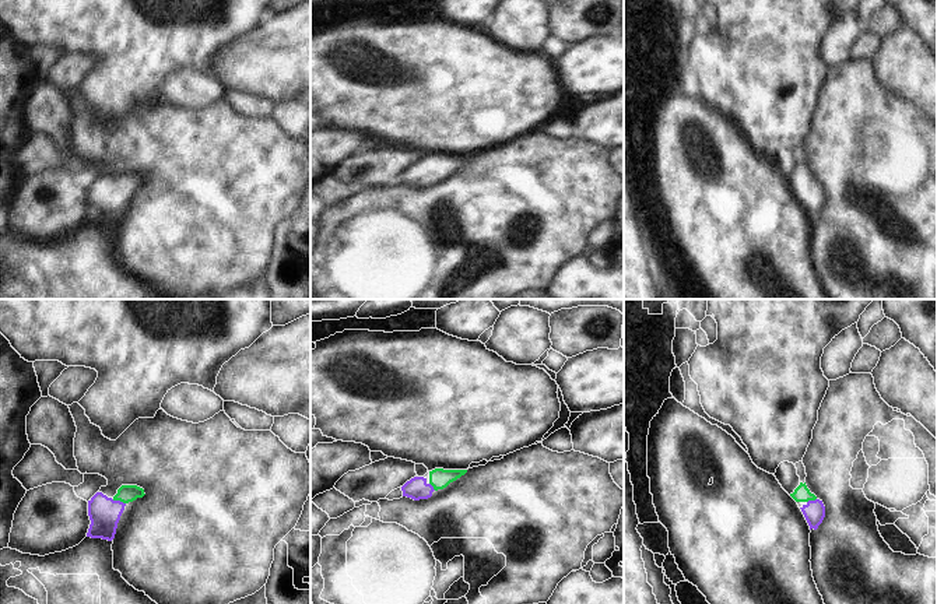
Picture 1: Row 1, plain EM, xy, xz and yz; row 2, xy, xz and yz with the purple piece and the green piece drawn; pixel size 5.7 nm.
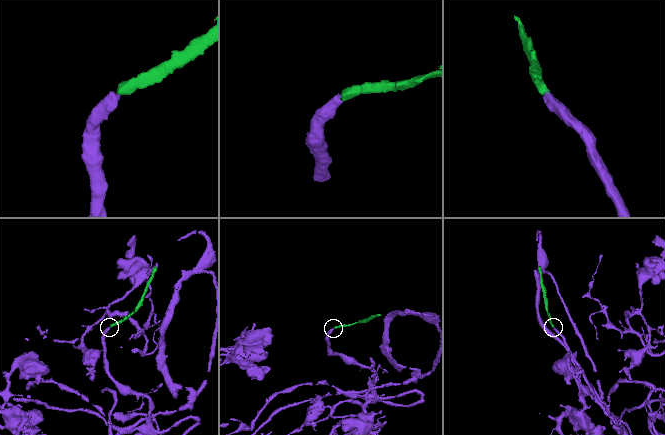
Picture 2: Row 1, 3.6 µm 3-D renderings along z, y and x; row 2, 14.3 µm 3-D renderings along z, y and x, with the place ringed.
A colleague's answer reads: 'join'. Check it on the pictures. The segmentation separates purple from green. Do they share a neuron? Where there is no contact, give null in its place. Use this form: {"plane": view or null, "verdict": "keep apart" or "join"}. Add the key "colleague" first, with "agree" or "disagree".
{"colleague": "agree", "plane": "xy", "verdict": "join"}

